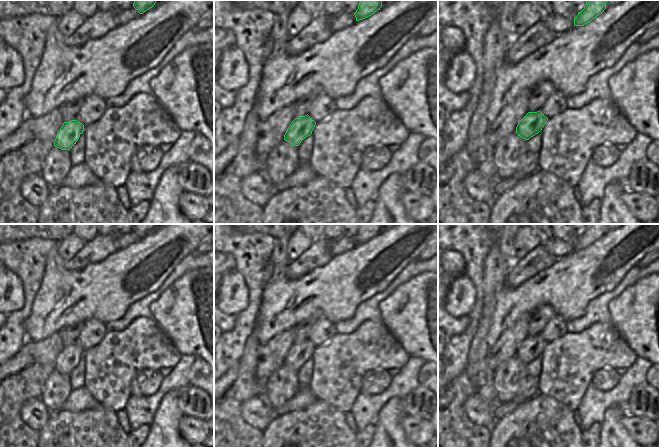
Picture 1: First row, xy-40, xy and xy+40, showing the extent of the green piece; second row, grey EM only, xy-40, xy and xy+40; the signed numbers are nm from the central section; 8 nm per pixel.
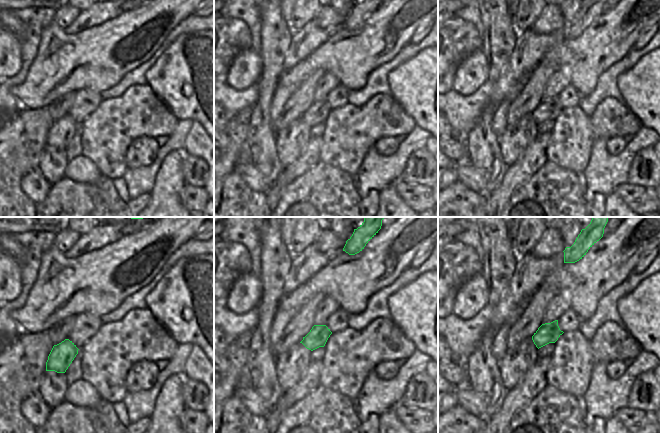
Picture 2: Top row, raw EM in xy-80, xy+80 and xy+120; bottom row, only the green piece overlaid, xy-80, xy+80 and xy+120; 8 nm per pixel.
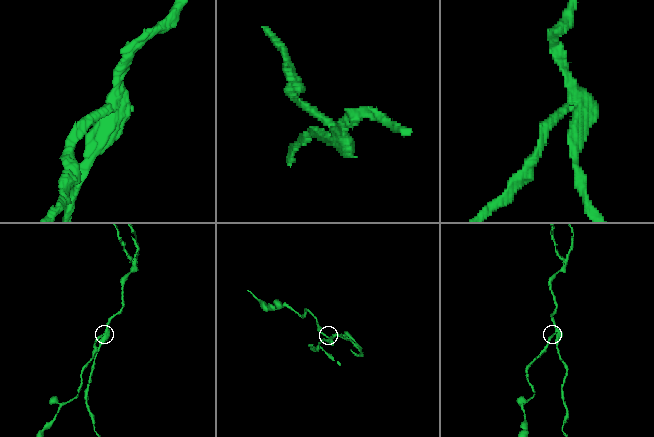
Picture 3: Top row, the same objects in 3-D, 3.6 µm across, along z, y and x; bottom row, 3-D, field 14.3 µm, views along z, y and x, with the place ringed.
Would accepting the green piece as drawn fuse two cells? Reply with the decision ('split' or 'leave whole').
split

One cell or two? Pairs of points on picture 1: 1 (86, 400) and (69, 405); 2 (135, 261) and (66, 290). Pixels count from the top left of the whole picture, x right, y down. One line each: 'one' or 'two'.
1: one
2: one

